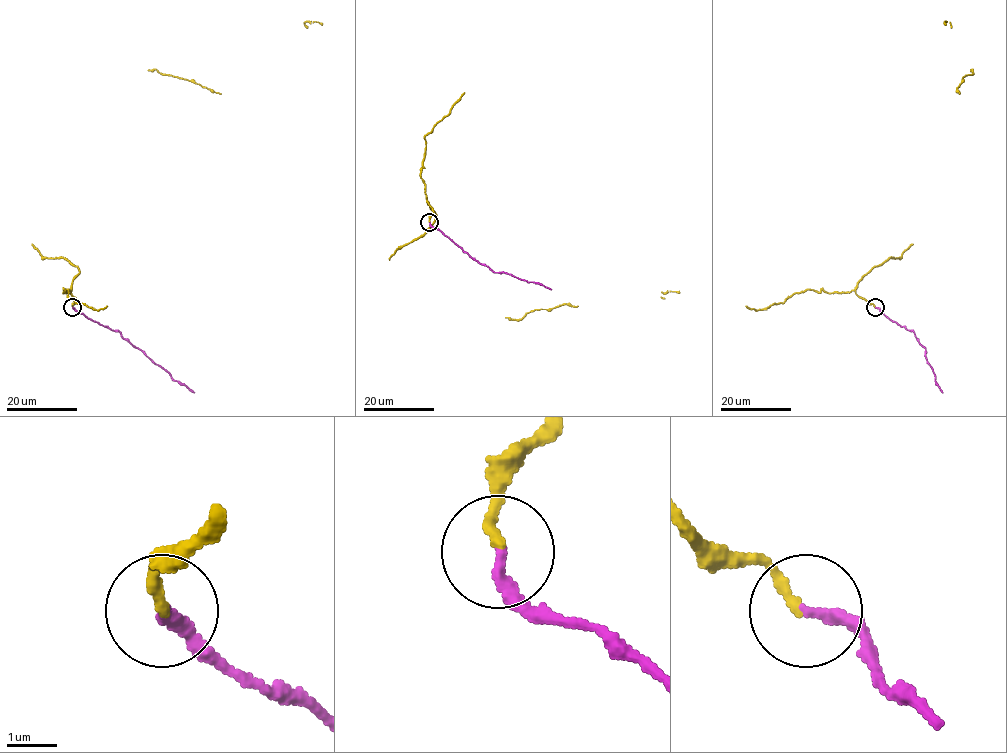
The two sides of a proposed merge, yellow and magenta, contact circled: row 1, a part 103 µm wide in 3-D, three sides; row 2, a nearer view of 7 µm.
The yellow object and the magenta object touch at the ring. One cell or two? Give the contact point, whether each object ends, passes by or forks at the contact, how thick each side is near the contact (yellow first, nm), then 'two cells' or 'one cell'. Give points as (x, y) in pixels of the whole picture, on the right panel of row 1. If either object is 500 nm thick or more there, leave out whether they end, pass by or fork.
place (875, 307); yellow ends; magenta ends; calibres 220 and 240 nm; one cell

